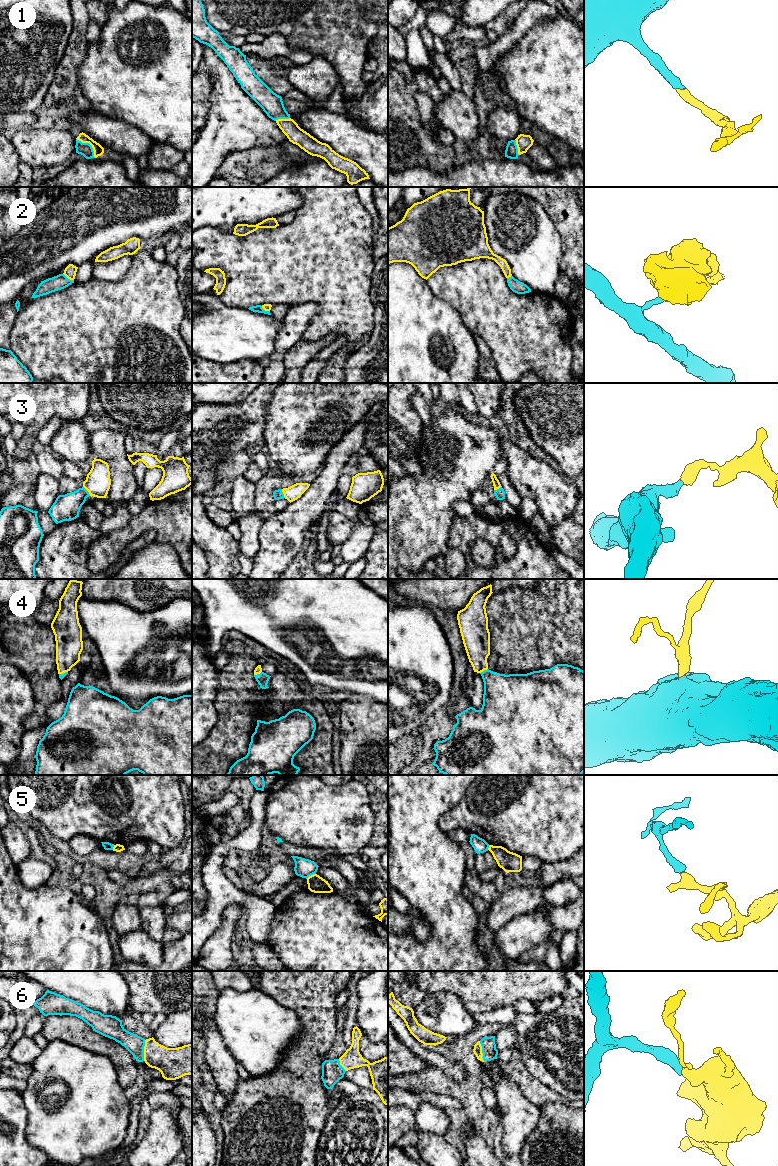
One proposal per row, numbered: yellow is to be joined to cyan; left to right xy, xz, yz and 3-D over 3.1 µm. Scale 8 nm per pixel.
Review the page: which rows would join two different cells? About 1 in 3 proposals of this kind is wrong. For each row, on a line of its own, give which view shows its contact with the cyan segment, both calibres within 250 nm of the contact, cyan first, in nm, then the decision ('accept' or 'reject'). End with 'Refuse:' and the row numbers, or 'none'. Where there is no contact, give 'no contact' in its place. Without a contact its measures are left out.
1: contact in xy; calibres 110 and 80 nm; accept
2: contact in xy; calibres 120 and 100 nm; reject
3: contact in xy; calibres 220 and 200 nm; accept
4: contact in yz; calibres 320 and 220 nm; accept
5: contact in xz; calibres 150 and 140 nm; reject
6: contact in xy; calibres 150 and 240 nm; accept
Refuse: 2, 5

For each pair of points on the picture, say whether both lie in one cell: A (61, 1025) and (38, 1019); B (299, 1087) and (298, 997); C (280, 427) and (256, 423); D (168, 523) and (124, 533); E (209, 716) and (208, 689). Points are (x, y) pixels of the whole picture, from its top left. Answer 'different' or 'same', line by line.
A: different
B: same
C: different
D: same
E: same

